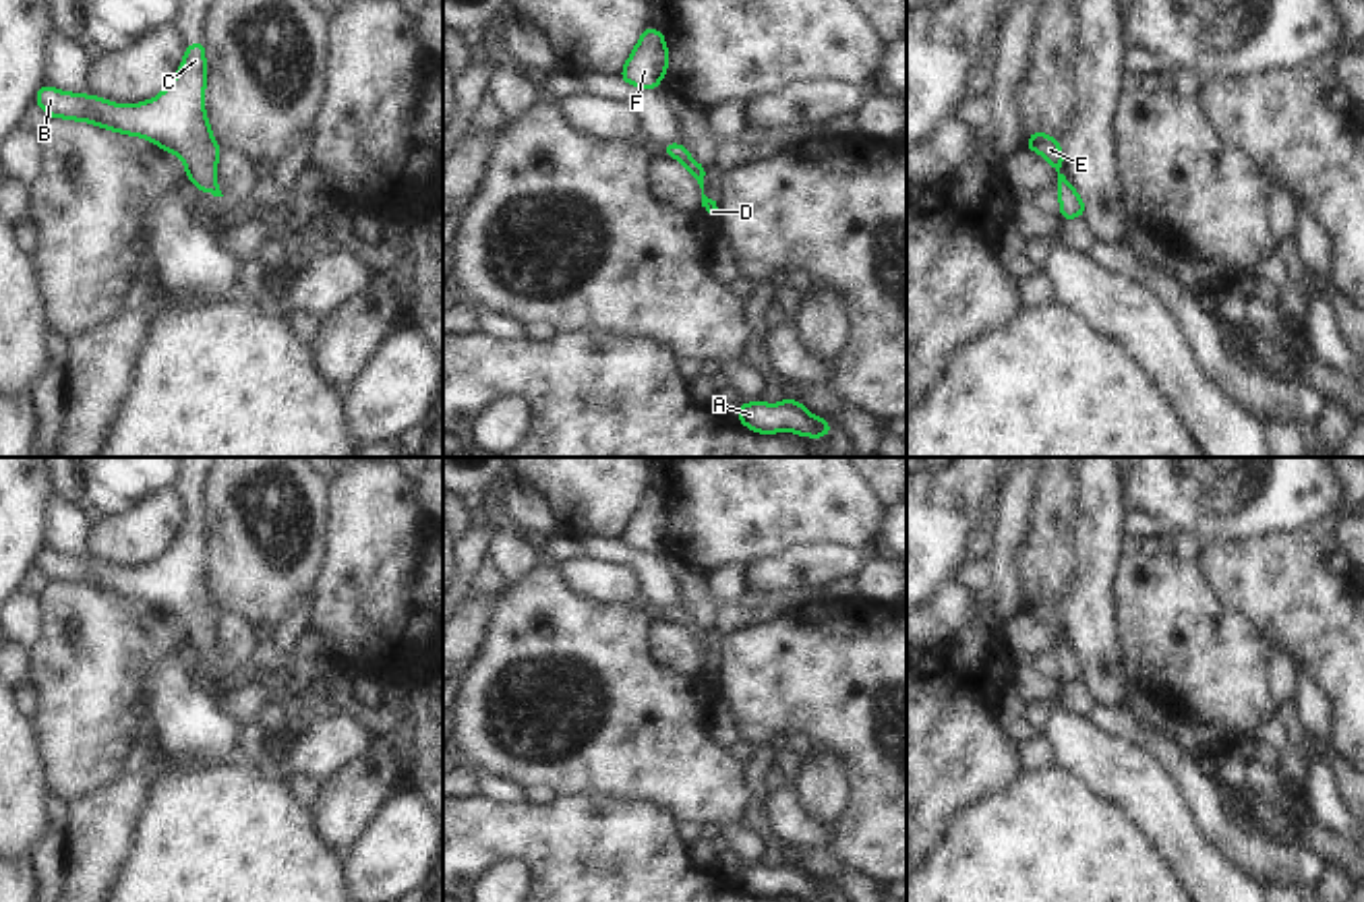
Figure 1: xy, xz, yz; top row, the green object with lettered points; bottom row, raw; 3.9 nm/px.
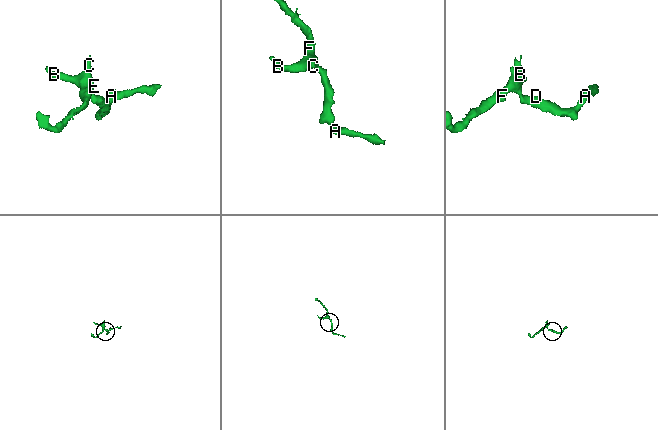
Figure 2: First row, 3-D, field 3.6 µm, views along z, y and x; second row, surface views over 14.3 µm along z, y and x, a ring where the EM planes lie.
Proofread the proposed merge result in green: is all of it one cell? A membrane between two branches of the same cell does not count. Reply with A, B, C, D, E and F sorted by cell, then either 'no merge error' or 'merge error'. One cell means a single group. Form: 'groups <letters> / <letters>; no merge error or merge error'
groups A B C D E F; no merge error

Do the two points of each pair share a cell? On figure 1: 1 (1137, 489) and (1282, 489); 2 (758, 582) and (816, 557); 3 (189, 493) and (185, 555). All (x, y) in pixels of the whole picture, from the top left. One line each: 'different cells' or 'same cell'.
1: same cell
2: same cell
3: same cell

